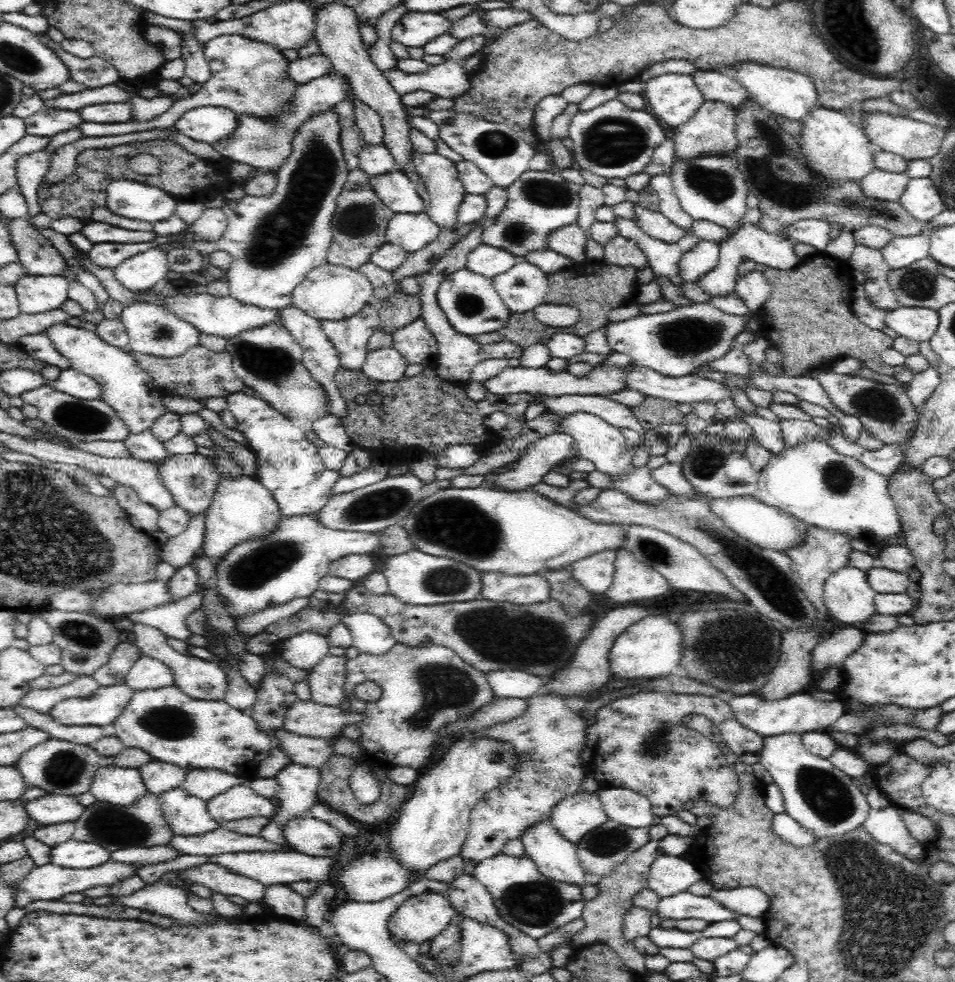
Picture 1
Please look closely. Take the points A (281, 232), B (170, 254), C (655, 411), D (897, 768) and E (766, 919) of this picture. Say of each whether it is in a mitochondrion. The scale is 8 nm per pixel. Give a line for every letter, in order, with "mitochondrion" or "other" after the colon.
A: mitochondrion
B: other
C: other
D: other
E: other

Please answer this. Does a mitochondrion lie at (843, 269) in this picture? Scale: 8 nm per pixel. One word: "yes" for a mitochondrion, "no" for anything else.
no

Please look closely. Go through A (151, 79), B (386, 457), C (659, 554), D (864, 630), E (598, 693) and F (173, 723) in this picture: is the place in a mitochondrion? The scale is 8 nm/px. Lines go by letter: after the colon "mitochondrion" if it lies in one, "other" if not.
A: other
B: other
C: mitochondrion
D: other
E: other
F: mitochondrion

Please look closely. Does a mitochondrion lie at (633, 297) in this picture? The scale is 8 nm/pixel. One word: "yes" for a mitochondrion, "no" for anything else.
no

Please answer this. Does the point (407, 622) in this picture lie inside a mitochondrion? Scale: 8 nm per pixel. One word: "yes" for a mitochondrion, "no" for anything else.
no

